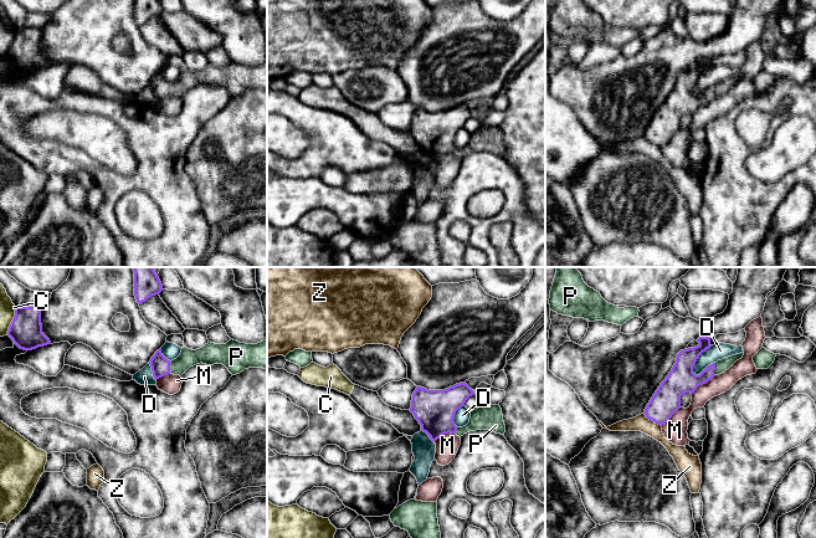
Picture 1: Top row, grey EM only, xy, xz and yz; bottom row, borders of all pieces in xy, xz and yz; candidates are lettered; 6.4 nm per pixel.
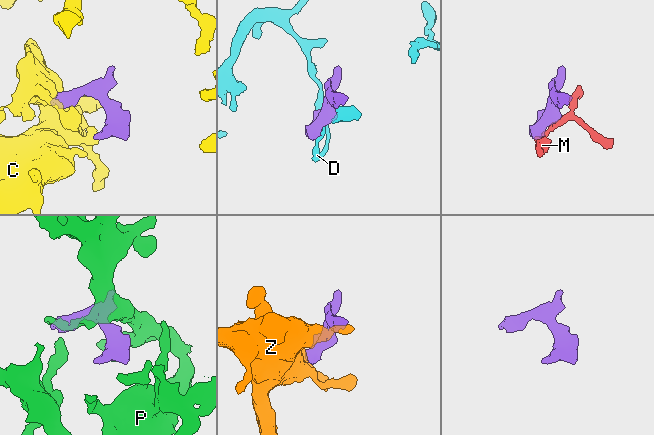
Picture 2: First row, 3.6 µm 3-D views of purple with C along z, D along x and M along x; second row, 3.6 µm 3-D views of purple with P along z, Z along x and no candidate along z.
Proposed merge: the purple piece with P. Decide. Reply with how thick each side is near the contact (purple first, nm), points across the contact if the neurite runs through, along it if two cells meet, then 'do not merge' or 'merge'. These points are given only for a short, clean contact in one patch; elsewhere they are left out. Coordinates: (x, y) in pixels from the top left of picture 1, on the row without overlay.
calibres 180 and 80 nm; way yz (681, 101), (701, 101), (714, 91), (724, 86); merge

